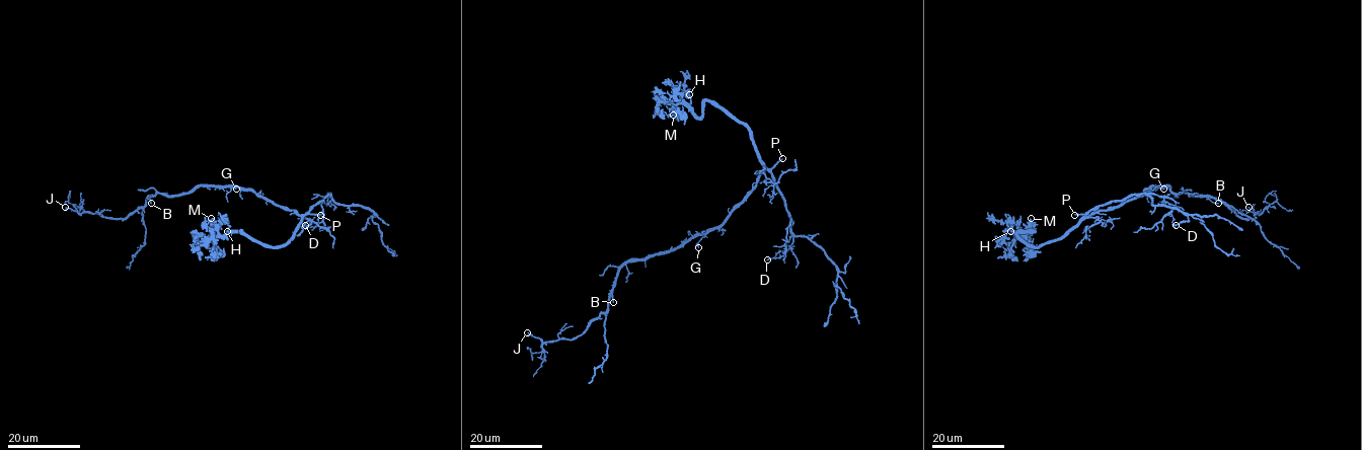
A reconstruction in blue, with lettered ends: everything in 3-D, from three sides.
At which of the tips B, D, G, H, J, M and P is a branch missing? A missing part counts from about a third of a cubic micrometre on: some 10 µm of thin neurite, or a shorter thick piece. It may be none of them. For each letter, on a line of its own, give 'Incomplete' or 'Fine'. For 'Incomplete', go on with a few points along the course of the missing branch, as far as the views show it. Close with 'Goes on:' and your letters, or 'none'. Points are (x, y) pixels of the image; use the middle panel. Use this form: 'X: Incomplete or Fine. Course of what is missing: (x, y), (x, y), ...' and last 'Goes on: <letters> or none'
B: Fine
D: Fine
G: Fine
H: Fine
J: Fine
M: Fine
P: Incomplete
Goes on: P

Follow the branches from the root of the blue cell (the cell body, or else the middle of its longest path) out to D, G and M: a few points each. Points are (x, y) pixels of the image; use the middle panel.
D: (724, 220), (767, 169), (784, 201), (792, 237), (791, 246), (783, 258), (782, 255), (767, 259)
G: (724, 220), (699, 241), (698, 247)
M: (724, 220), (753, 188), (762, 170), (750, 131), (706, 100), (700, 117), (682, 104), (673, 115)

